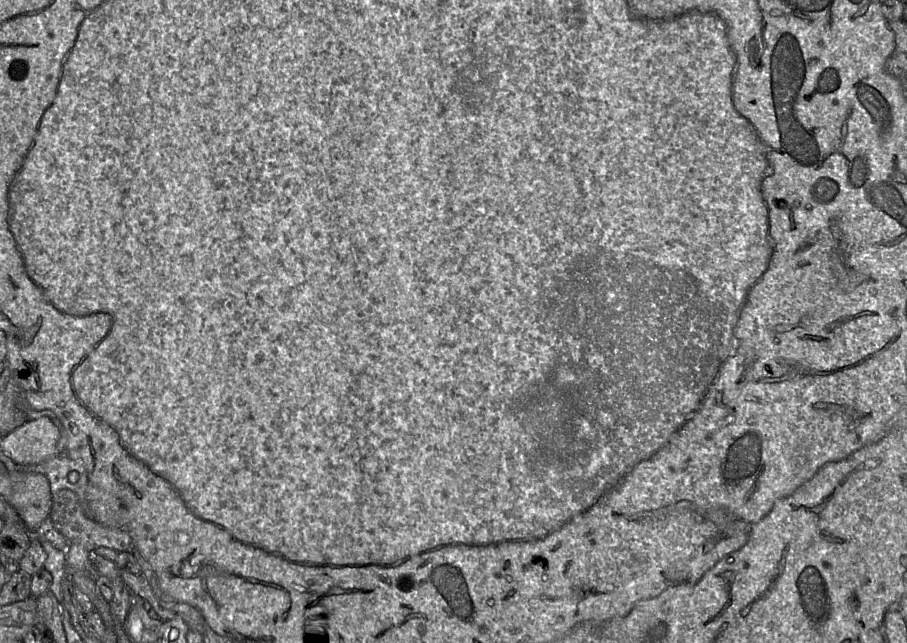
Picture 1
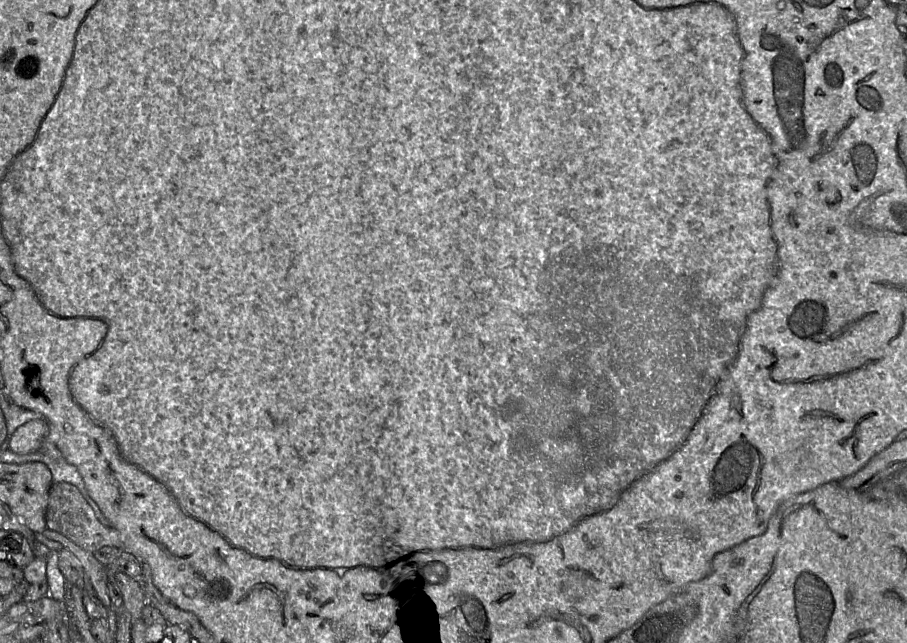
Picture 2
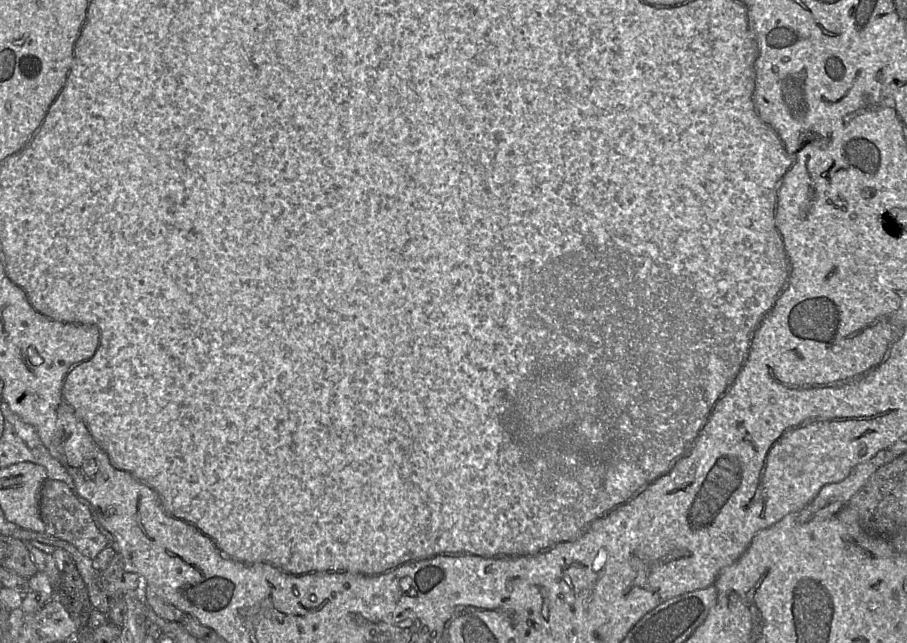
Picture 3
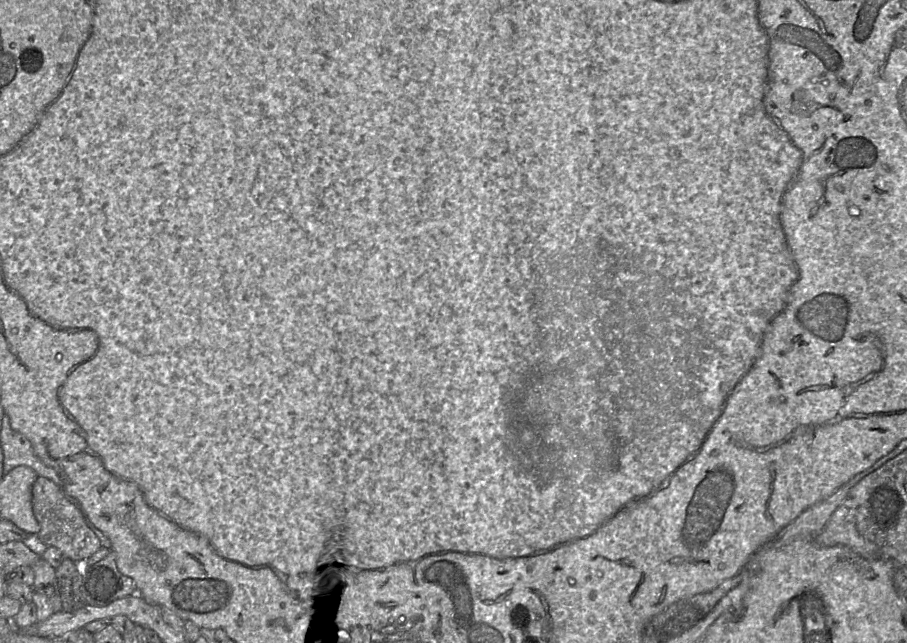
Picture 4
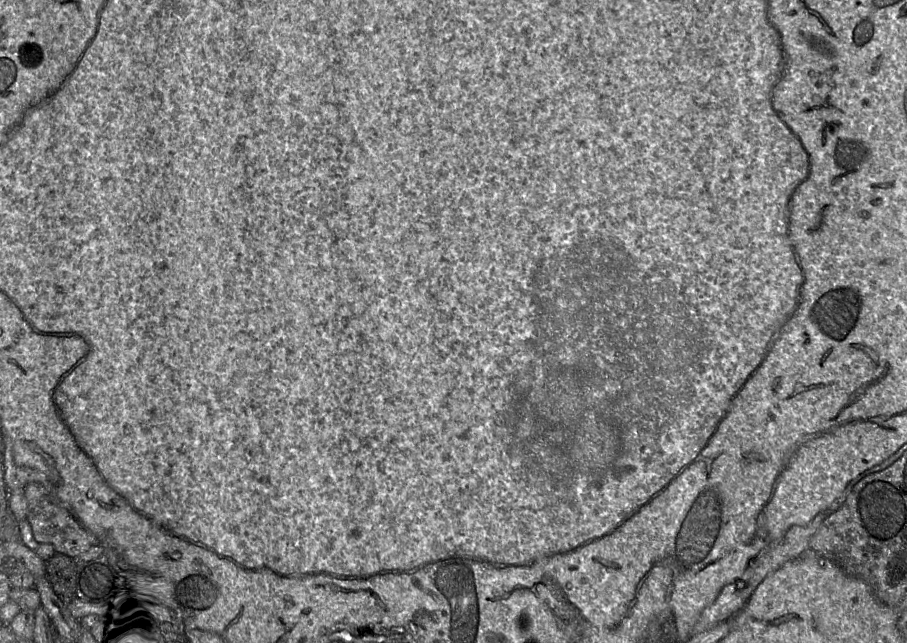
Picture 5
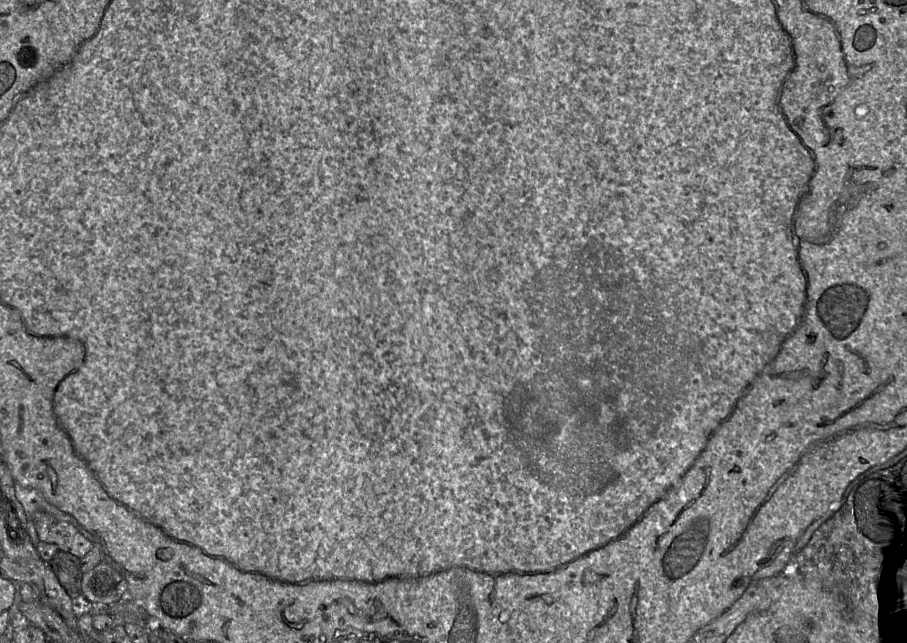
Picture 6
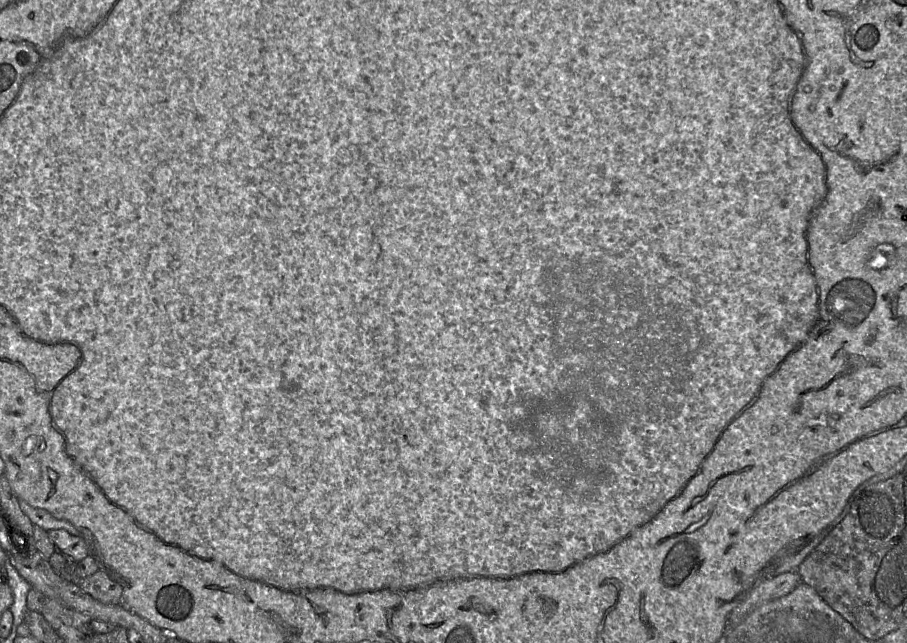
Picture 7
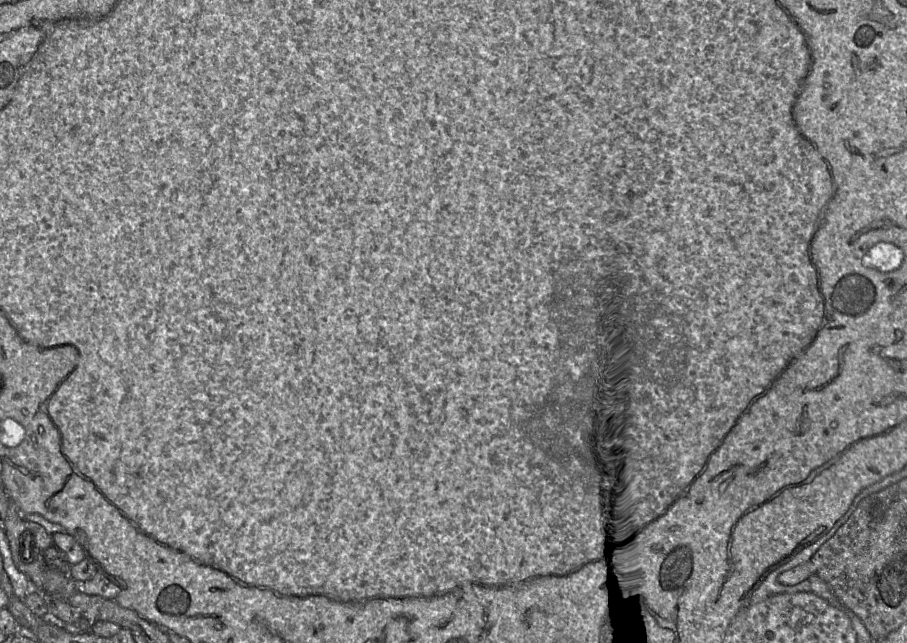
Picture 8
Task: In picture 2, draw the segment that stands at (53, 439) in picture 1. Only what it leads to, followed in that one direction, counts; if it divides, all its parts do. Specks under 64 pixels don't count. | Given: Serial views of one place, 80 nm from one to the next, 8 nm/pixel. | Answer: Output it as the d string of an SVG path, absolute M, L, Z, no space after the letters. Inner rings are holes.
M45 419L31 420L20 427L8 440L8 447L17 454L28 454L38 450L49 434Z

